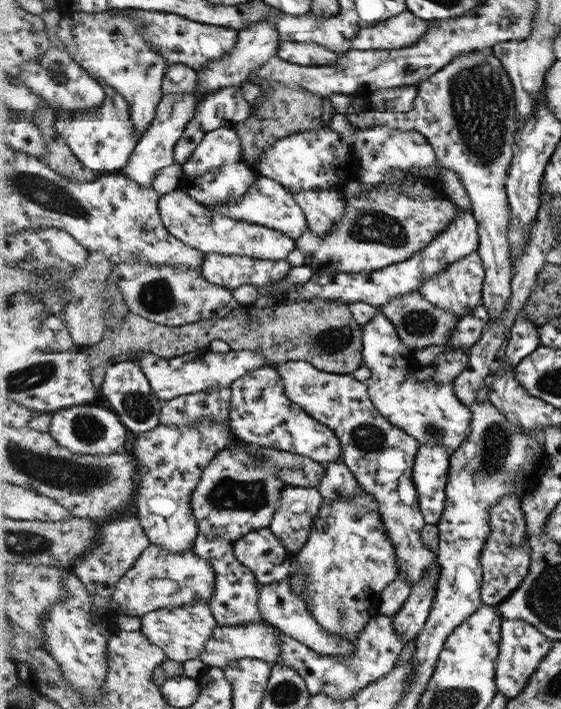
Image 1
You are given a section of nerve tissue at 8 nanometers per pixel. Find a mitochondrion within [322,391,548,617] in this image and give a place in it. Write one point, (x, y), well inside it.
(368, 439)

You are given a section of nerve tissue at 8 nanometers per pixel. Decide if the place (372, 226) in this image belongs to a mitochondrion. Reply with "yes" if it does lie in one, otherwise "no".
yes

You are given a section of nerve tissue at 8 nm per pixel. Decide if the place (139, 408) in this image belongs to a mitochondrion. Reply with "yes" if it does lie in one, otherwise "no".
yes

